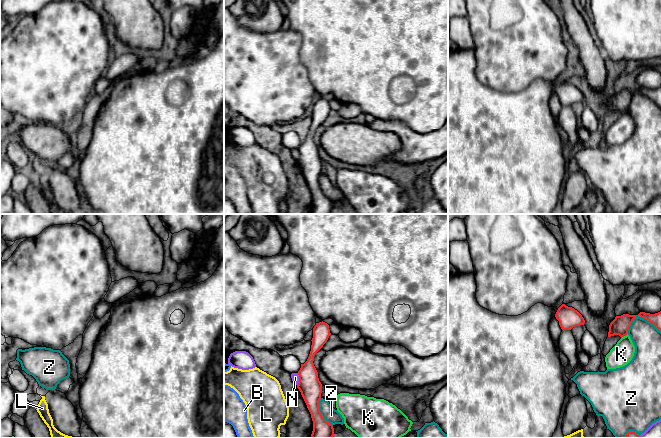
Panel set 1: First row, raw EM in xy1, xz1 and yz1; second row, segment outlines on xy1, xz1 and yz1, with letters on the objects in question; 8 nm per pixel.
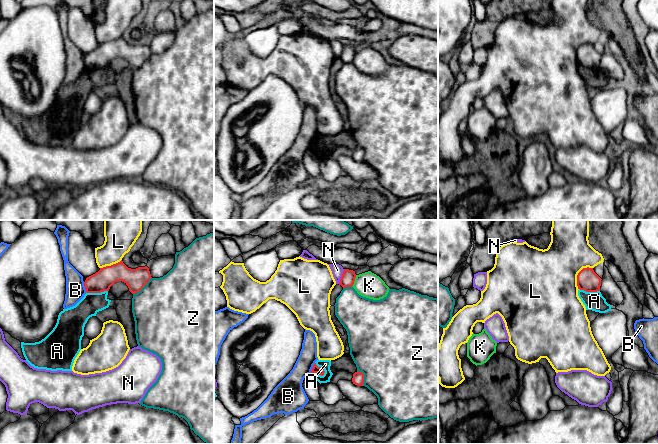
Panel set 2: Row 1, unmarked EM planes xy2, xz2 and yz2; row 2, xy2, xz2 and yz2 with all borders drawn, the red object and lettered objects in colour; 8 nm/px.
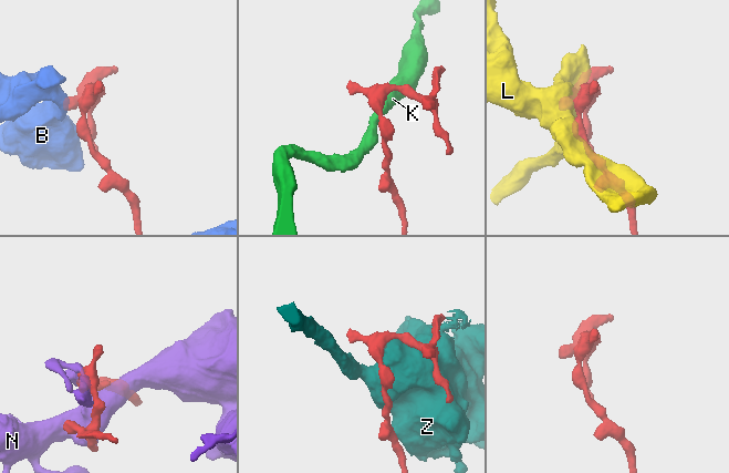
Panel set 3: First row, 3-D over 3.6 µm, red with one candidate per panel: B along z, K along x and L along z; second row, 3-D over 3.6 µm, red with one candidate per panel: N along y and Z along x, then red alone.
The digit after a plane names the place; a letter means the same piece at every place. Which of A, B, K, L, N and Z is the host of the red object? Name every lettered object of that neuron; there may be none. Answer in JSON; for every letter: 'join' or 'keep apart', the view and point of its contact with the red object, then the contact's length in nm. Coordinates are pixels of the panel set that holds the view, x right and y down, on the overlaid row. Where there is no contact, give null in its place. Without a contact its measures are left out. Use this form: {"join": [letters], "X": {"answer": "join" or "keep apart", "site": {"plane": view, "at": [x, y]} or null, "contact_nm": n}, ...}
{"join": [], "A": {"answer": "keep apart", "site": {"plane": "xz2", "at": [322, 368]}, "contact_nm": 130}, "B": {"answer": "keep apart", "site": {"plane": "xy2", "at": [85, 287]}, "contact_nm": 90}, "K": {"answer": "keep apart", "site": {"plane": "xz2", "at": [353, 281]}, "contact_nm": 100}, "L": {"answer": "keep apart", "site": {"plane": "yz2", "at": [578, 274]}, "contact_nm": 220}, "N": {"answer": "keep apart", "site": {"plane": "xz2", "at": [342, 276]}, "contact_nm": 130}, "Z": {"answer": "keep apart", "site": {"plane": "yz1", "at": [640, 316]}, "contact_nm": 280}}

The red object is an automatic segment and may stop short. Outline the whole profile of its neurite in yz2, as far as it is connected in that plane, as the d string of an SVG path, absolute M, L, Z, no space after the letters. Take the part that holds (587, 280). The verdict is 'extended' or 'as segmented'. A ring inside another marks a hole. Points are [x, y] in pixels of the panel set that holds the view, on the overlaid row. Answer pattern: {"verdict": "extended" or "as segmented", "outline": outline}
{"verdict": "as segmented", "outline": "M583 268L577 275L578 289L586 292L600 291L601 278L594 272L593 268Z"}

